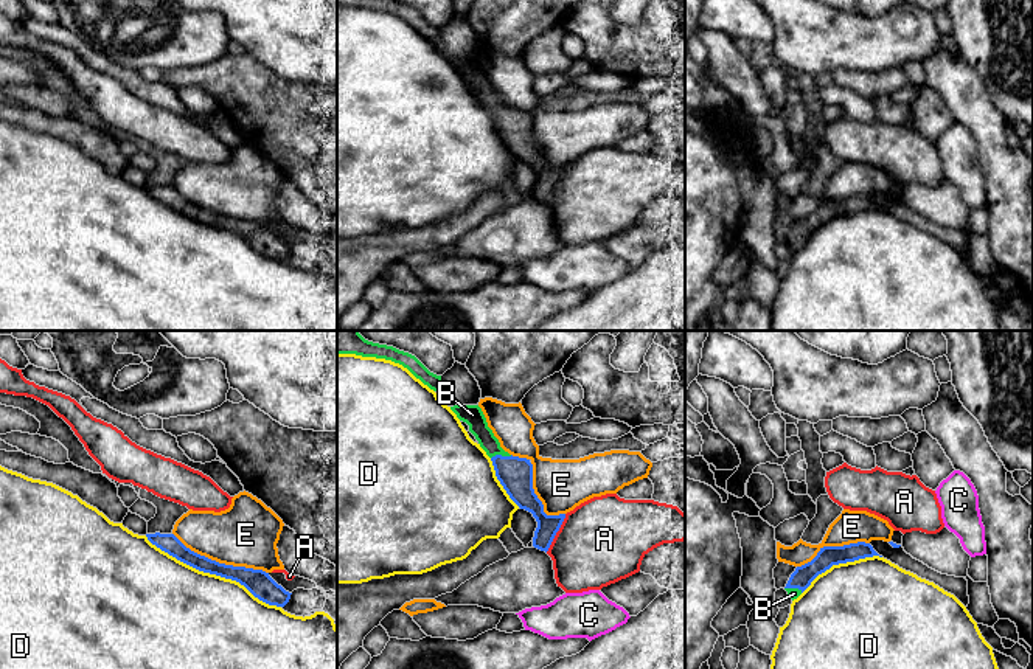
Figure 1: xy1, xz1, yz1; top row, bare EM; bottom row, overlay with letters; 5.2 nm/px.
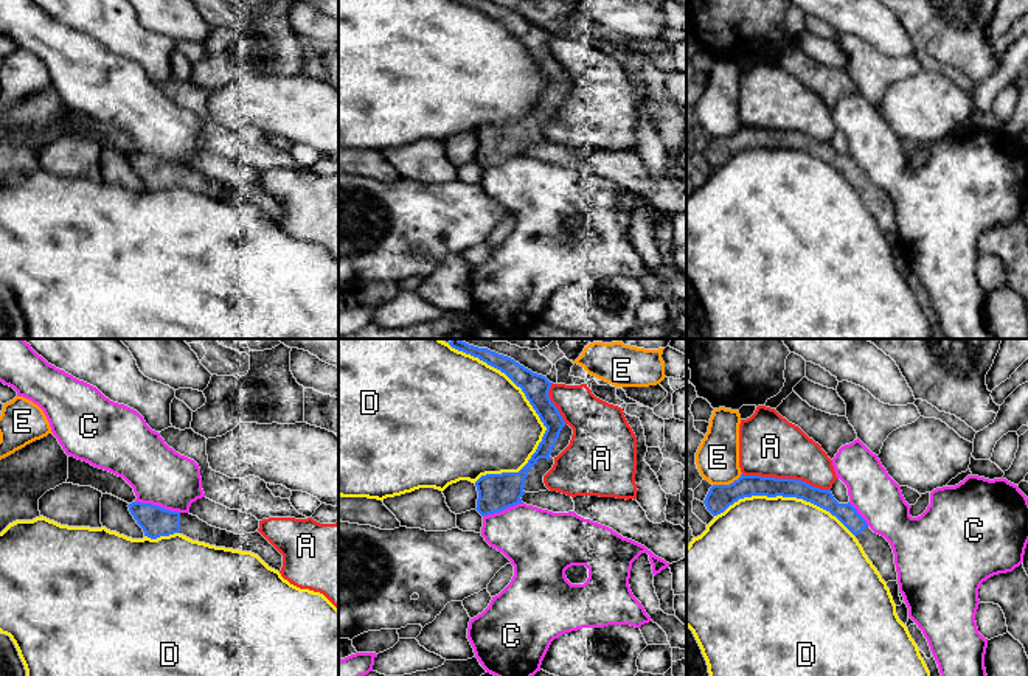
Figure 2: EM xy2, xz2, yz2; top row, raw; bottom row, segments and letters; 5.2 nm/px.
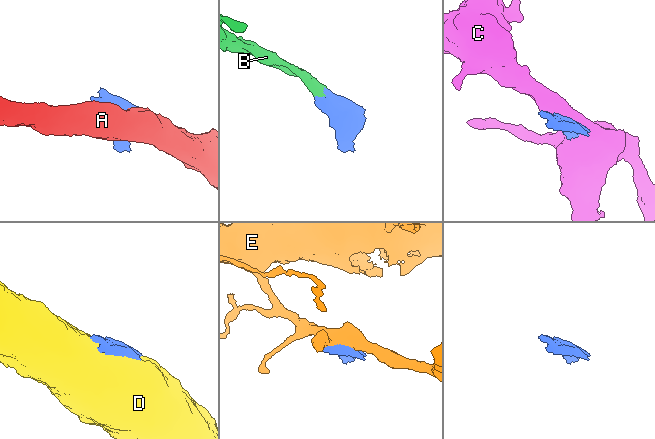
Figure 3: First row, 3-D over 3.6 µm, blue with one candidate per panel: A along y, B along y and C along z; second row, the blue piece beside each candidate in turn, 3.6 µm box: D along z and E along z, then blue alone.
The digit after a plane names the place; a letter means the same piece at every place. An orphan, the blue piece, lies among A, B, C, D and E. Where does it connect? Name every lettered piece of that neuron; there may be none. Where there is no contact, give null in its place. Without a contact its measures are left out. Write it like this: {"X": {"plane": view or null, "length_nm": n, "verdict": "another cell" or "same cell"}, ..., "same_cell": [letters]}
{"A": {"plane": "yz2", "length_nm": 460, "verdict": "another cell"}, "B": {"plane": "xz1", "length_nm": 110, "verdict": "same cell"}, "C": {"plane": "xy2", "length_nm": 240, "verdict": "another cell"}, "D": {"plane": "xz2", "length_nm": 700, "verdict": "another cell"}, "E": {"plane": "xy1", "length_nm": 550, "verdict": "another cell"}, "same_cell": ["B"]}

